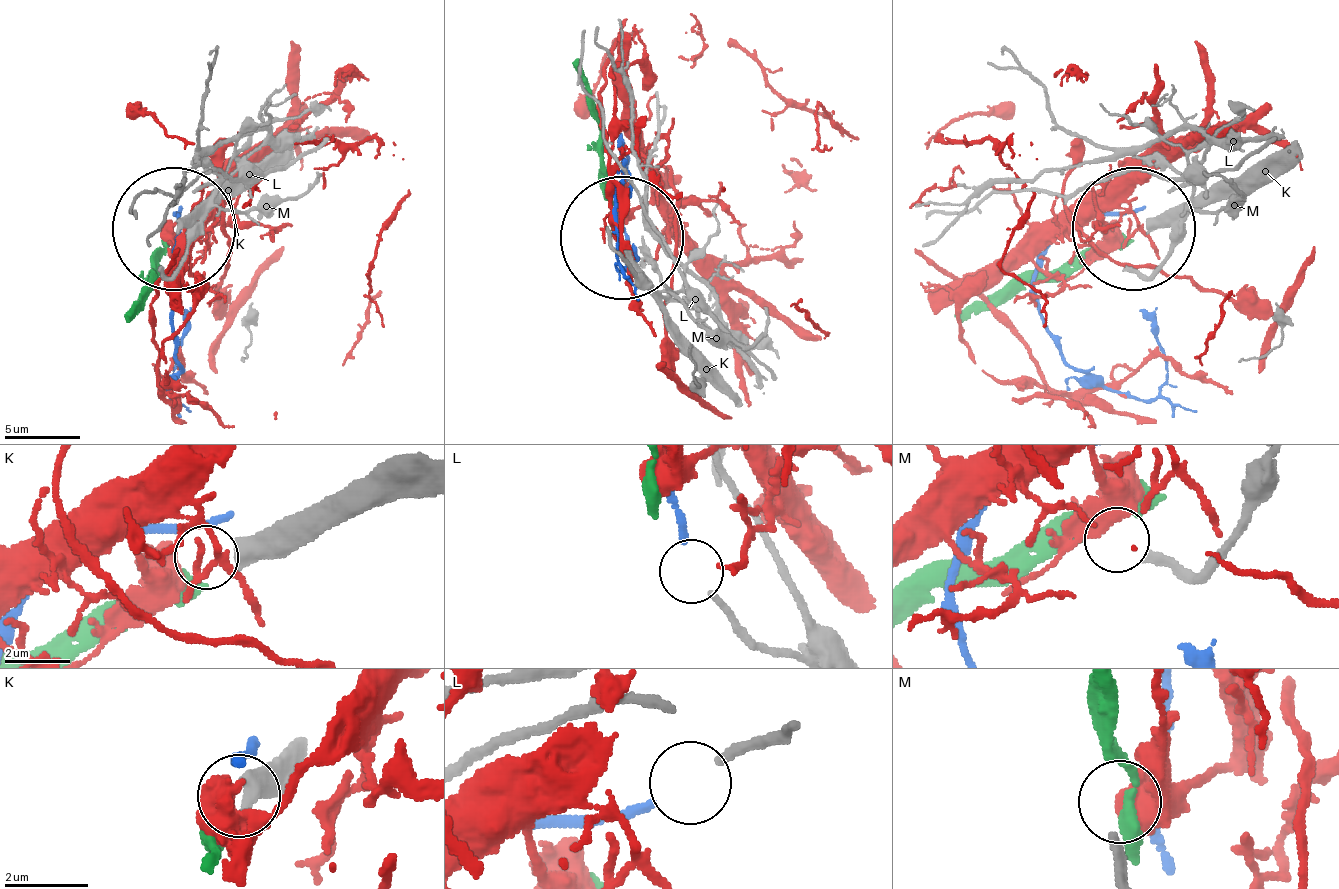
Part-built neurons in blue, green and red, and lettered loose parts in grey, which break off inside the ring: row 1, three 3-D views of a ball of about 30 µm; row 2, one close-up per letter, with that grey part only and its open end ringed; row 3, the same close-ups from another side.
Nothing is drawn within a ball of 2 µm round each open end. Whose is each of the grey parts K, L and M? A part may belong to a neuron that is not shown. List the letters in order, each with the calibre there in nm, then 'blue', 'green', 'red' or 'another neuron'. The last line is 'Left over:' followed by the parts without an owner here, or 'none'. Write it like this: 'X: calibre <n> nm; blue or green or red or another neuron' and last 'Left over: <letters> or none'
K: calibre 500 nm; green
L: calibre 200 nm; blue
M: calibre 260 nm; another neuron
Left over: M

